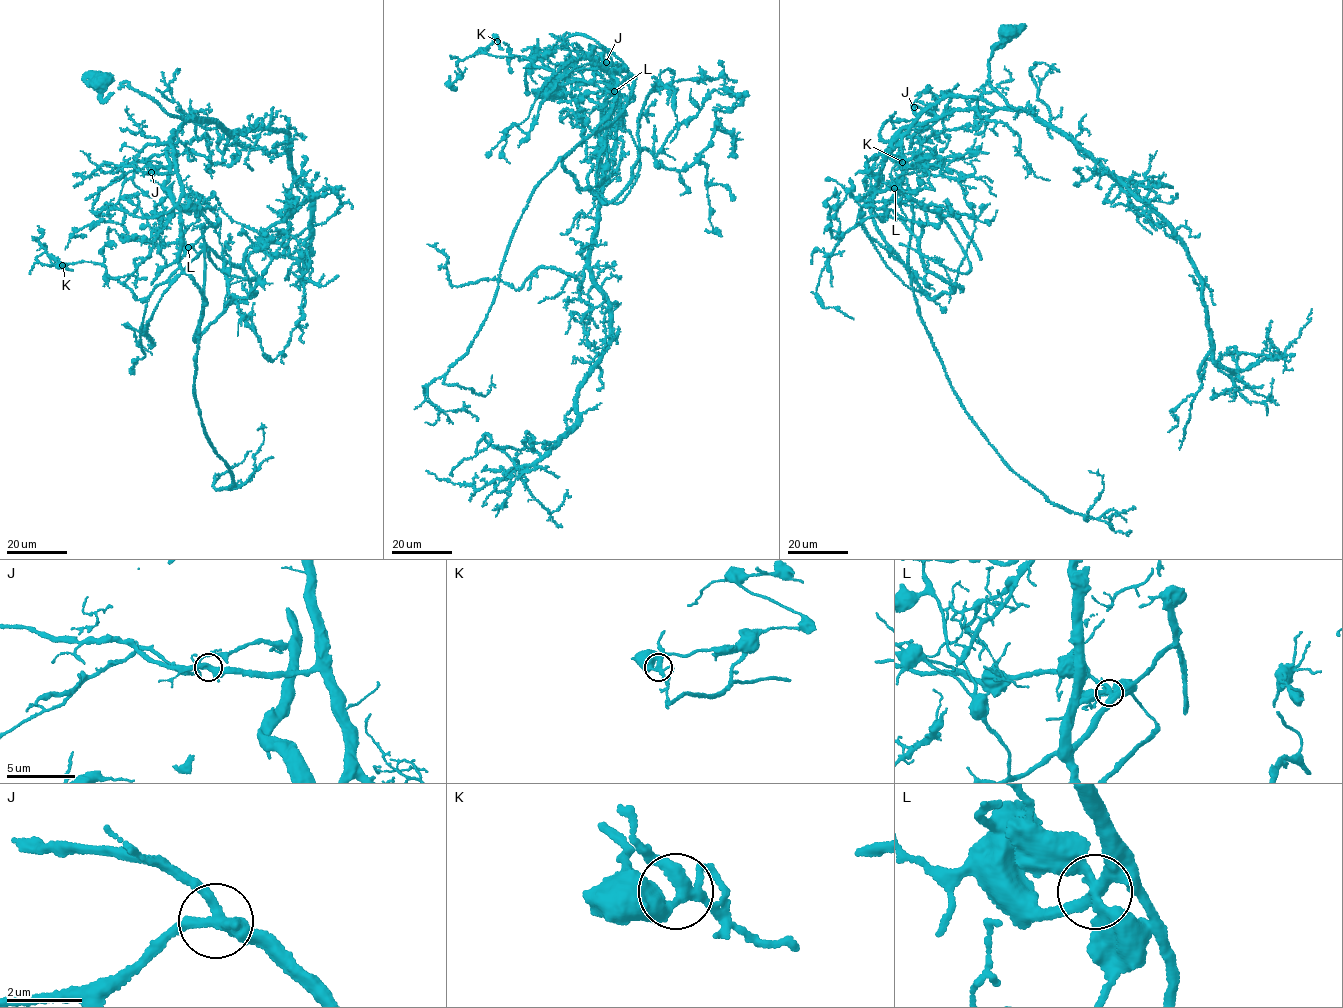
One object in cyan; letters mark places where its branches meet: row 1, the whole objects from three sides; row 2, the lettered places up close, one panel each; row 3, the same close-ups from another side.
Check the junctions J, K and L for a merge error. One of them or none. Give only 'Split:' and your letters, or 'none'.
Split: L

